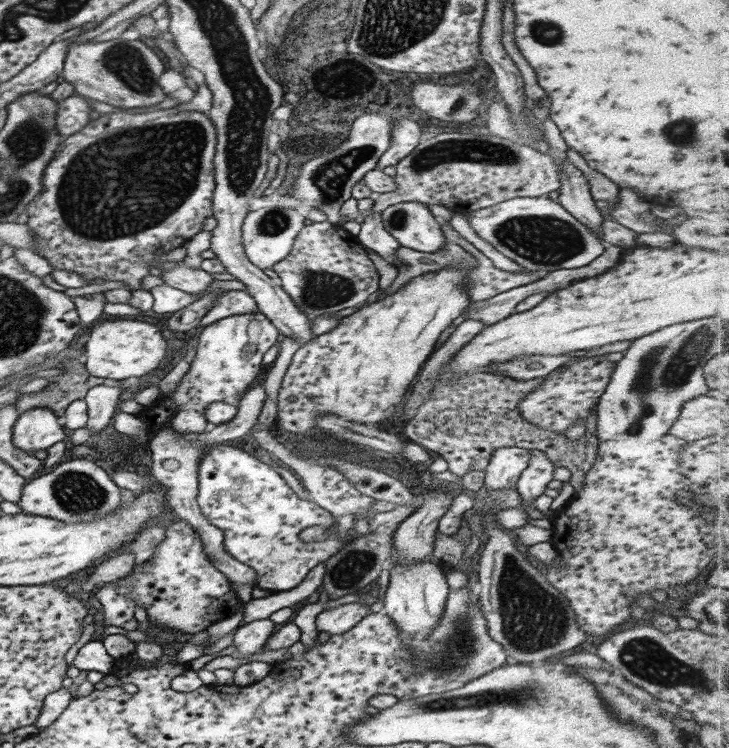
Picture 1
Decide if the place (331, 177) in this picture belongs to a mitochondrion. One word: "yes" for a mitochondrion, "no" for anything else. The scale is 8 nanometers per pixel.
yes

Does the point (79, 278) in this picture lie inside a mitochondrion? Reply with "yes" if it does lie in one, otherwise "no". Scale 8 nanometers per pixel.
no

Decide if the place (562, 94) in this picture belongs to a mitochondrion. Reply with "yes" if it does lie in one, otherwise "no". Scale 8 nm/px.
no

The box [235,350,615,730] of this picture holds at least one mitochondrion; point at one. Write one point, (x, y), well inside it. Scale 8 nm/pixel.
(532, 619)

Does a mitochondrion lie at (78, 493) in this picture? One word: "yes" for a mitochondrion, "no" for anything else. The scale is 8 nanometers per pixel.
yes

